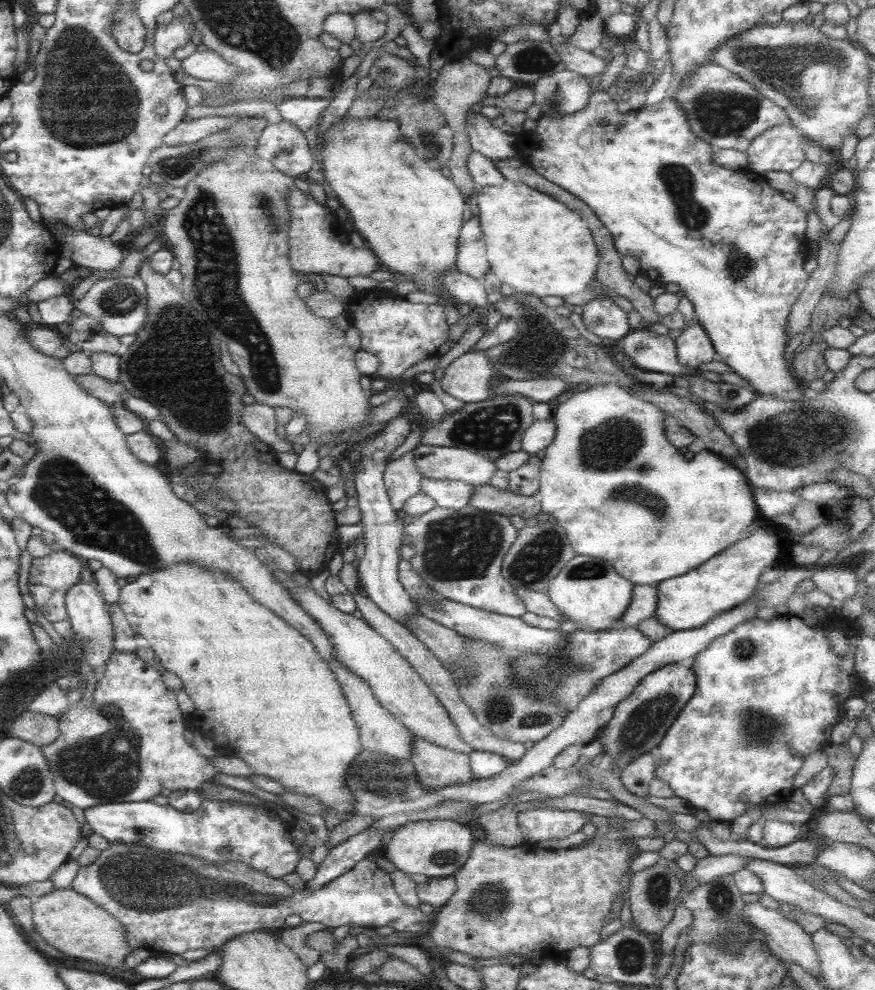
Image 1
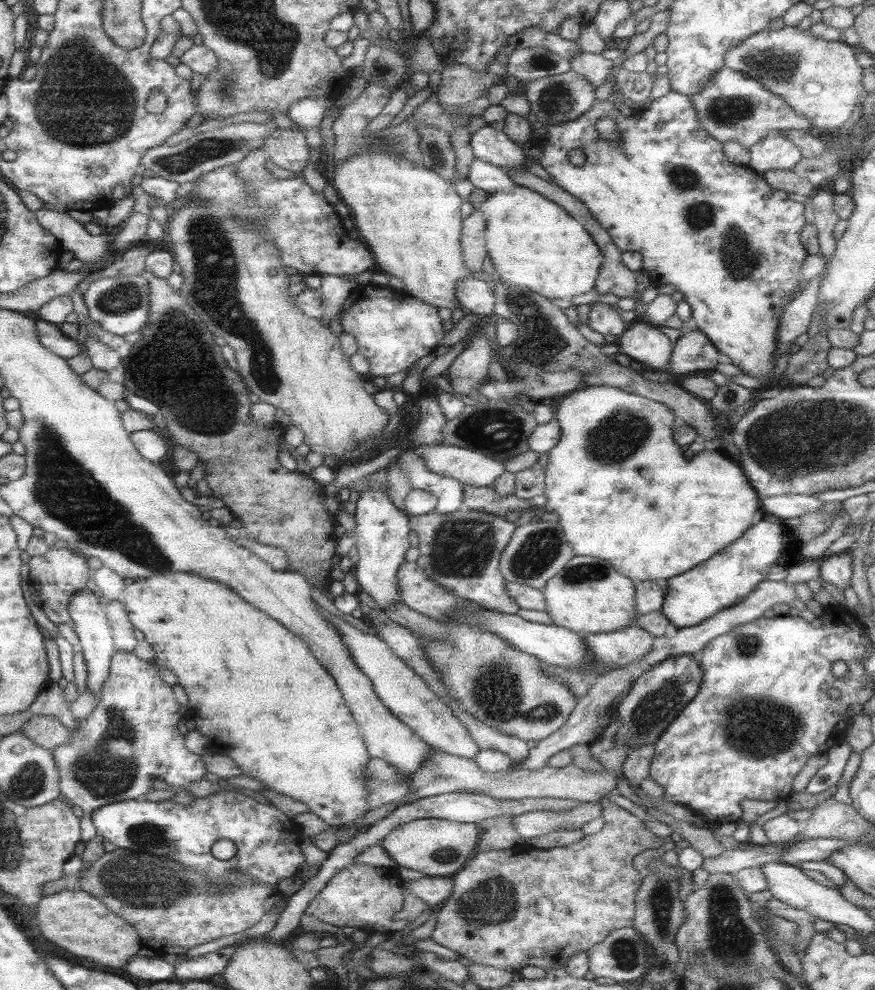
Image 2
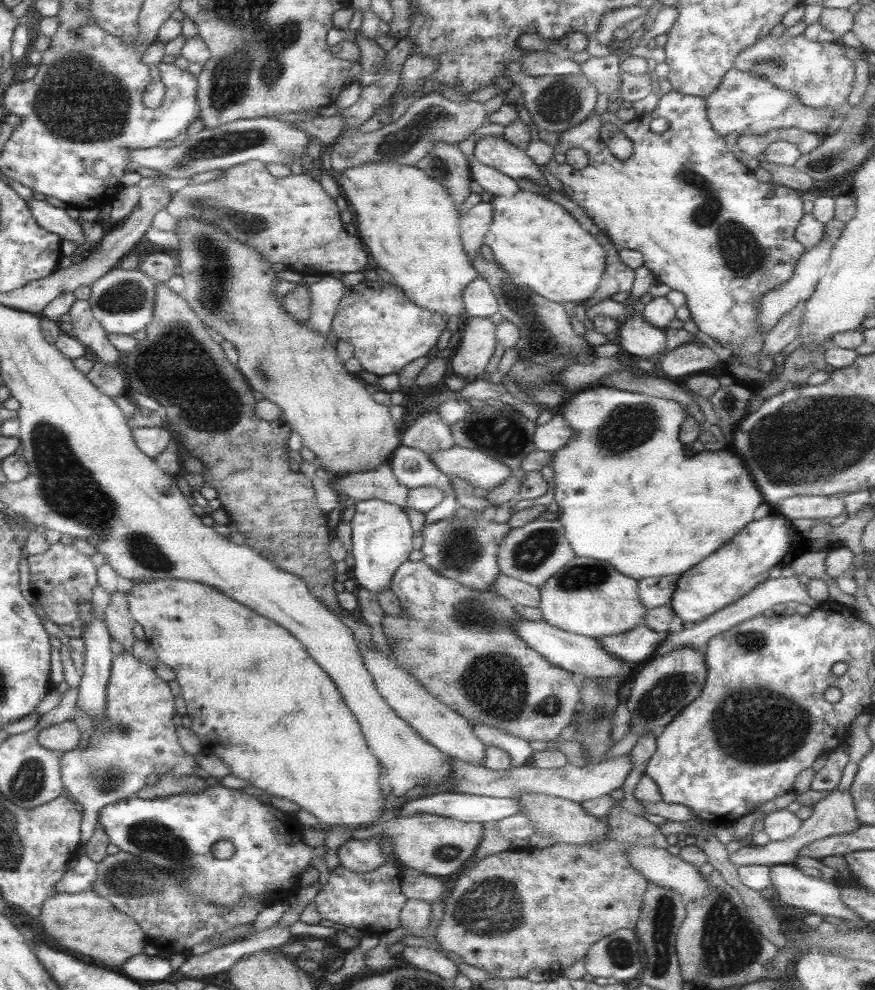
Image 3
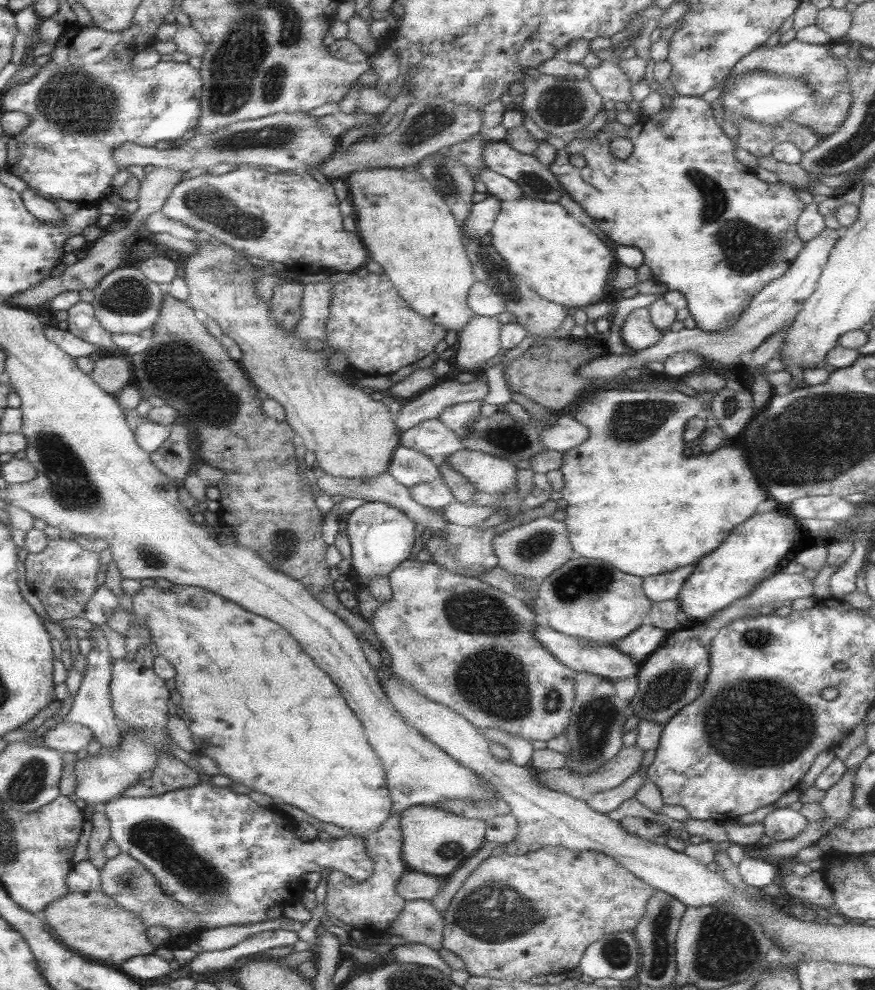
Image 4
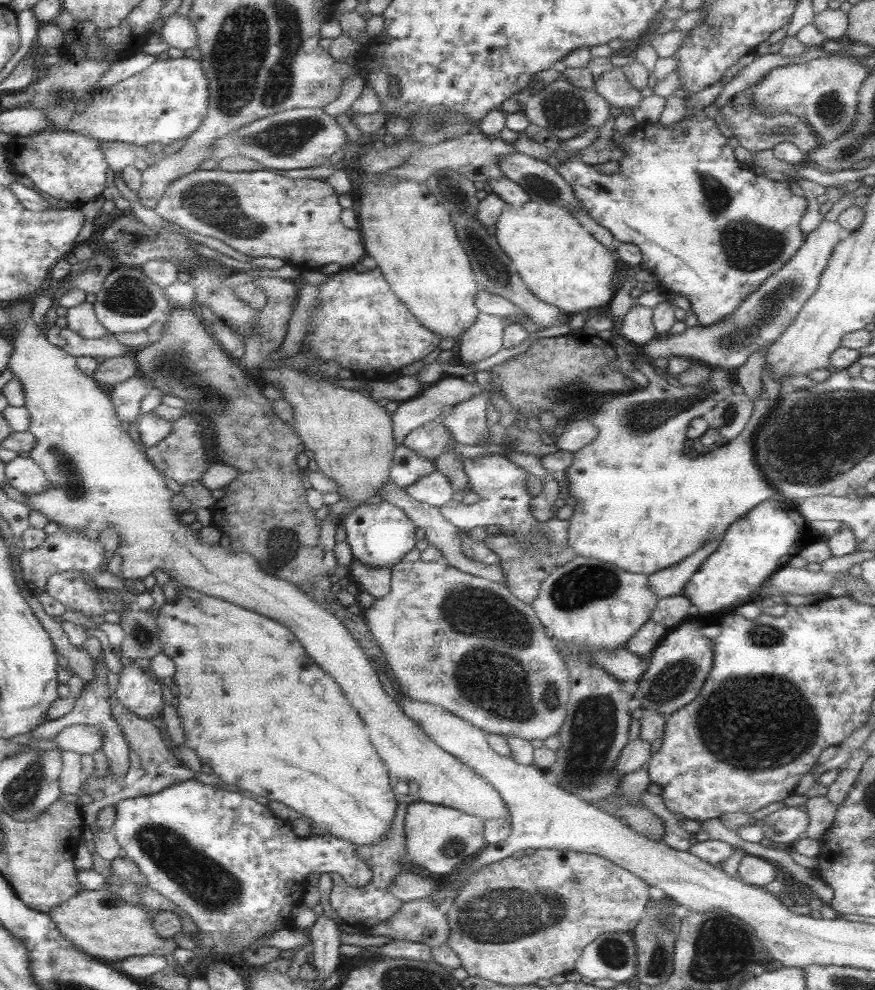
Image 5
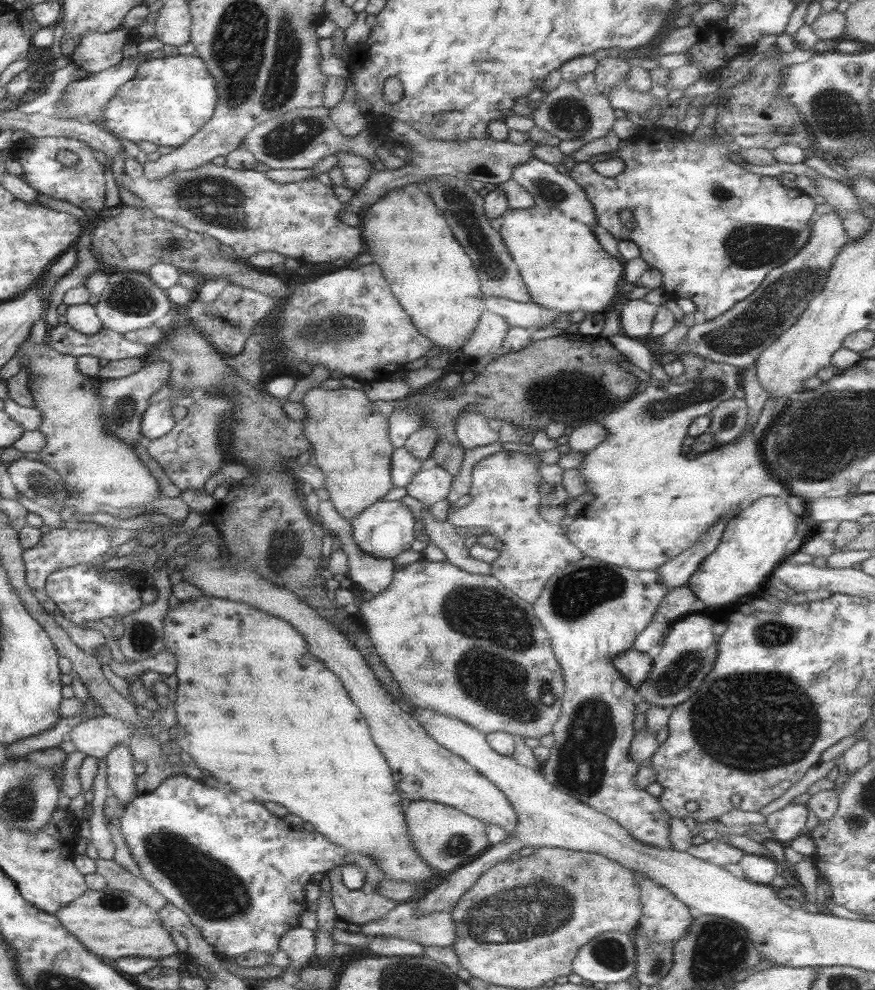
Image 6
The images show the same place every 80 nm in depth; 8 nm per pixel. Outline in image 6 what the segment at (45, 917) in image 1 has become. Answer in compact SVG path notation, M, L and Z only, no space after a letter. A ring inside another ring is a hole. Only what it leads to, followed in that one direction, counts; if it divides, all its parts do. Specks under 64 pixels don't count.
M87 889L81 896L54 913L57 922L70 932L91 954L99 958L165 958L178 952L156 912L127 892L110 889Z

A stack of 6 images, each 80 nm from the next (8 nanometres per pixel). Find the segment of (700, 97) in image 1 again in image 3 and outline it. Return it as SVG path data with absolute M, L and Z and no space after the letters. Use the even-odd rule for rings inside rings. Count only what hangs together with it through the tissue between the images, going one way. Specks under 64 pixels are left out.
M739 69L725 72L711 94L703 98L706 119L719 136L735 132L738 136L745 131L764 133L773 129L797 128L812 133L825 132L834 118L827 109L806 107L796 96L774 87L761 77Z

